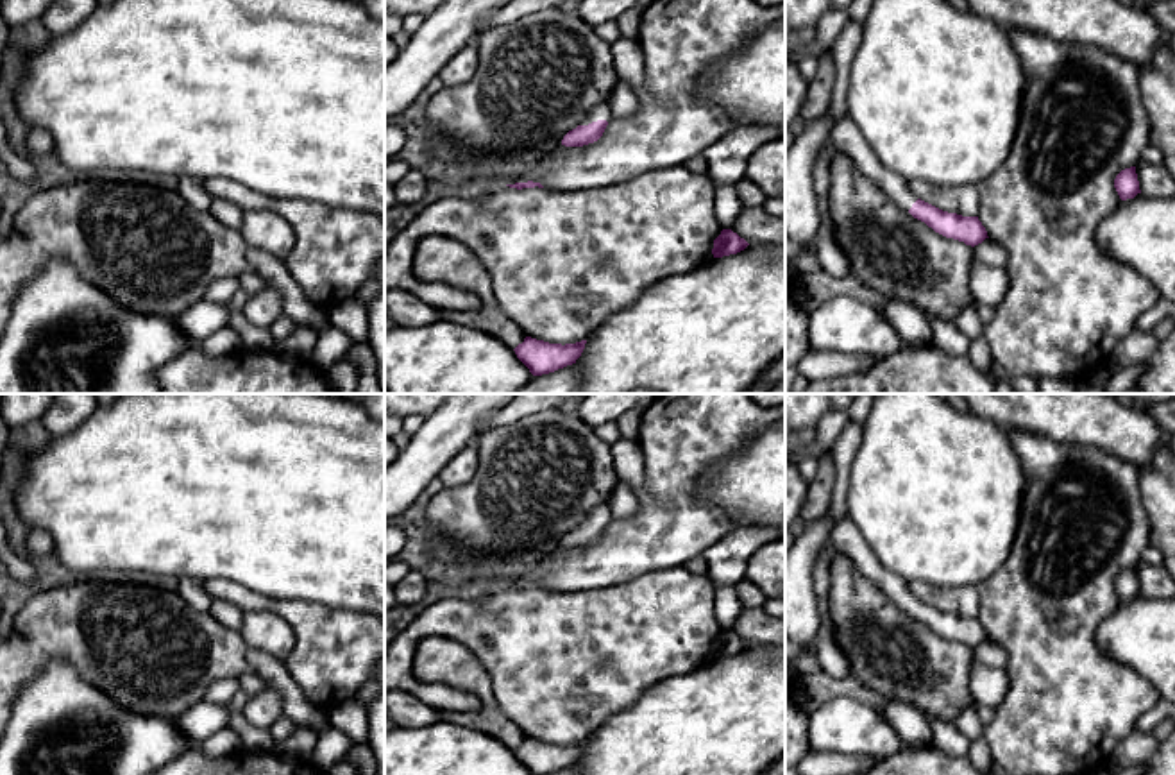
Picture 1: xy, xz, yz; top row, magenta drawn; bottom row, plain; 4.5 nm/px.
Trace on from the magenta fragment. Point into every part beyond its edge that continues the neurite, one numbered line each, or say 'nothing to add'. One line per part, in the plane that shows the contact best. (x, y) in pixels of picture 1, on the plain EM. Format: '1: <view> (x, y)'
1: xz (601, 512)

